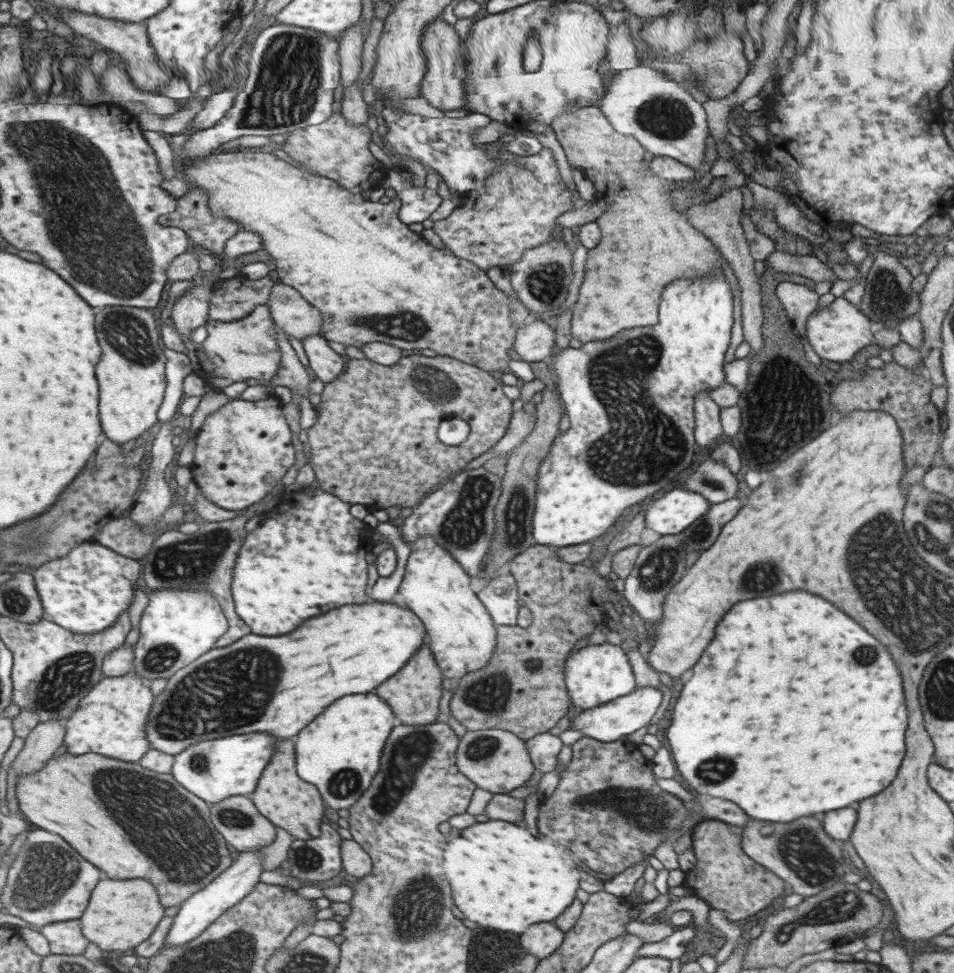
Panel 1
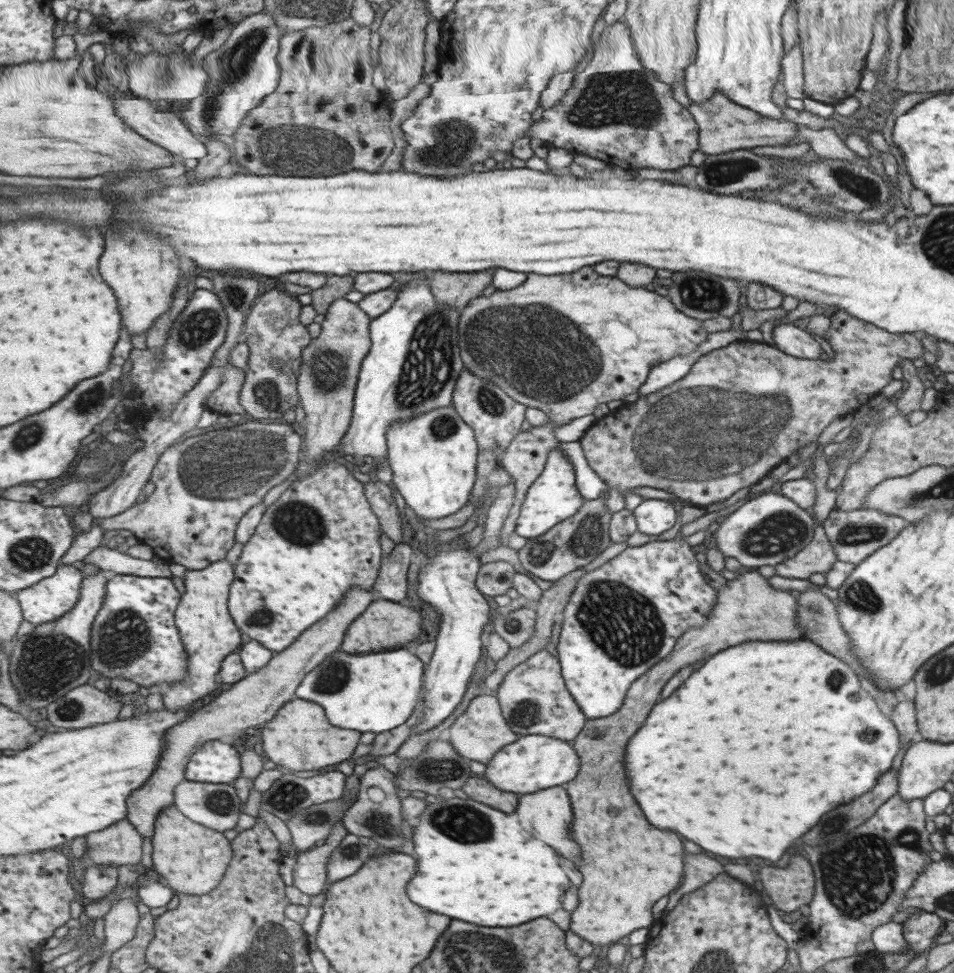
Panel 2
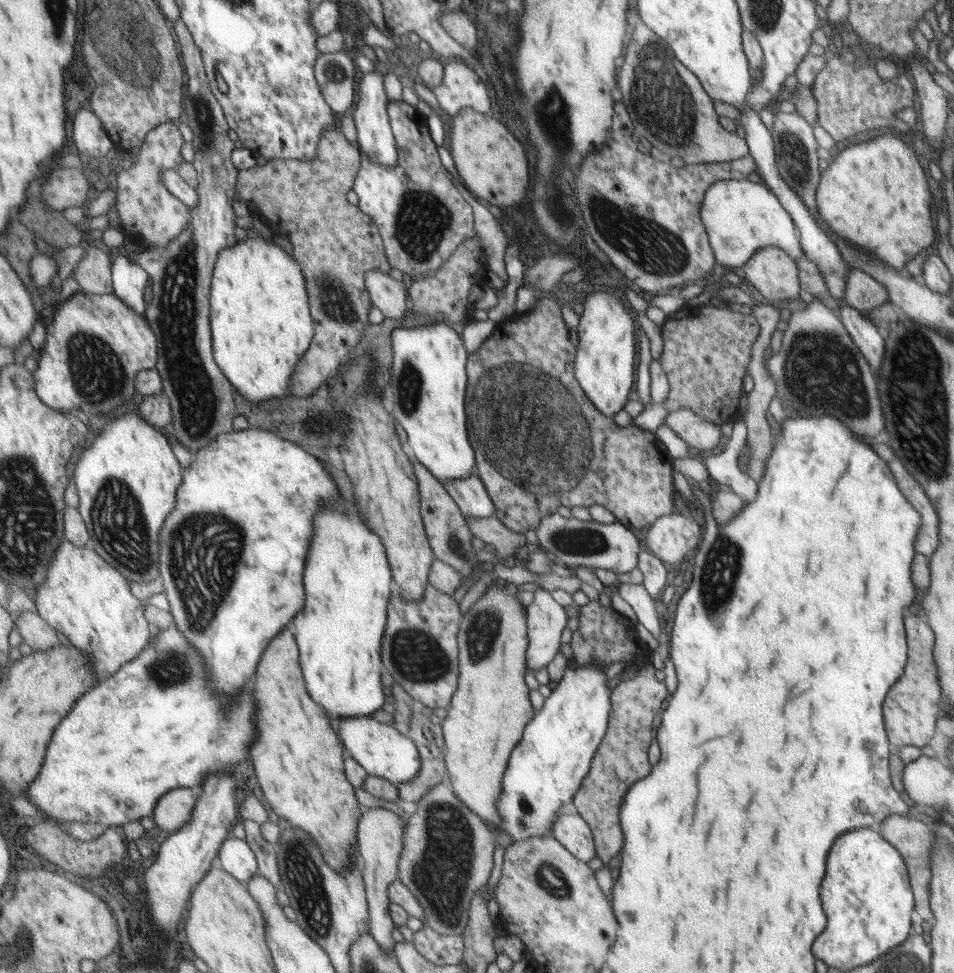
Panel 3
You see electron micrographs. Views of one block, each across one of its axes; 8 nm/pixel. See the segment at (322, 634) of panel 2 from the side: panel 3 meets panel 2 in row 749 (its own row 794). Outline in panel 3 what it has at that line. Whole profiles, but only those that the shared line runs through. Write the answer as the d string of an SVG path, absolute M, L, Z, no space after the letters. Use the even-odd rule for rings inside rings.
M177 788L167 792L157 804L152 819L157 828L169 834L190 824L198 802L199 790Z

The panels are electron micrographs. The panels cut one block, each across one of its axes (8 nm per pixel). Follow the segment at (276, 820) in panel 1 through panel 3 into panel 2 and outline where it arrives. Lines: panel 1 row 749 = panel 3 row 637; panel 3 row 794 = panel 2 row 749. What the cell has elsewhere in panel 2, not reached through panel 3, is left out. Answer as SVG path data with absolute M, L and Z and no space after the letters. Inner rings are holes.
M295 698L285 704L277 713L276 718L266 723L262 729L262 748L267 755L267 759L271 760L277 766L288 768L290 772L312 771L327 768L327 766L337 766L353 756L353 751L359 739L359 731L333 726L333 724L329 722L329 718L327 718L323 706L300 698Z

